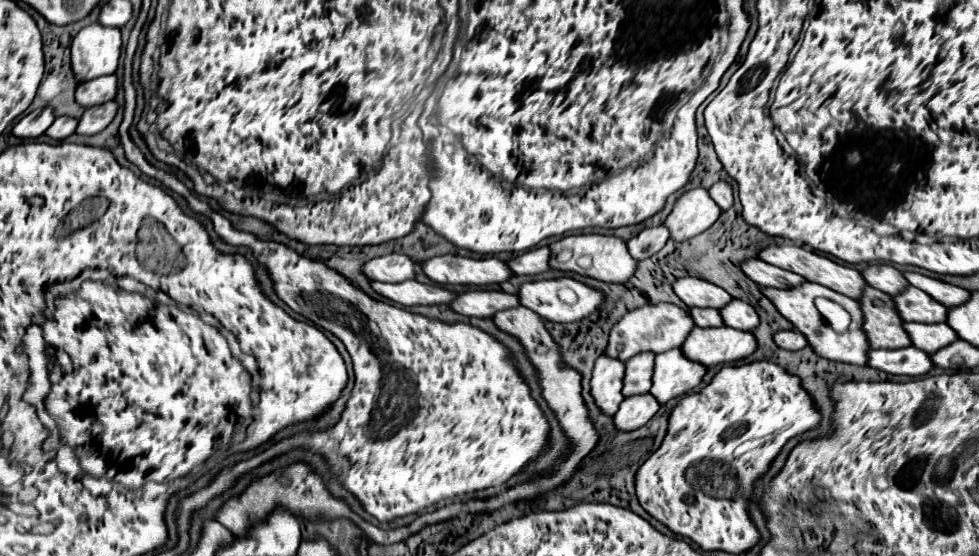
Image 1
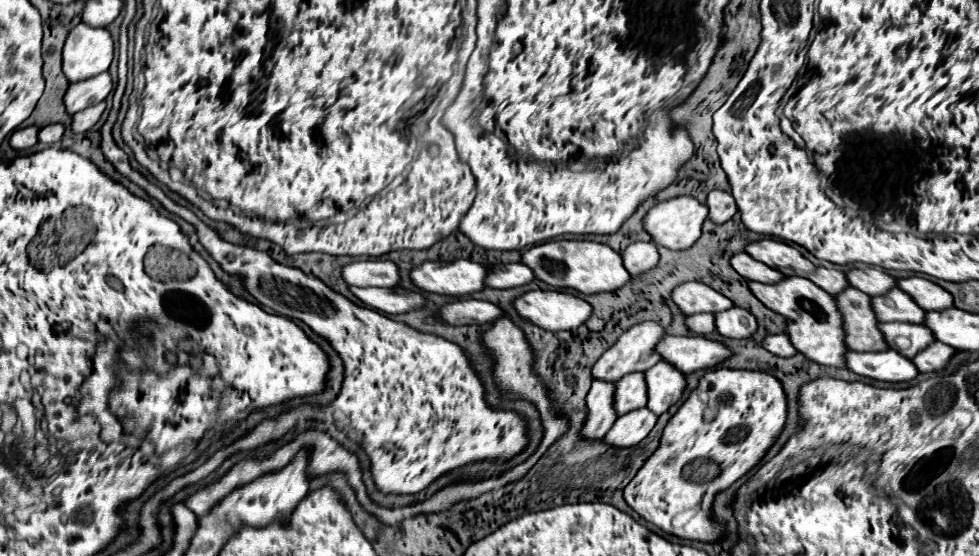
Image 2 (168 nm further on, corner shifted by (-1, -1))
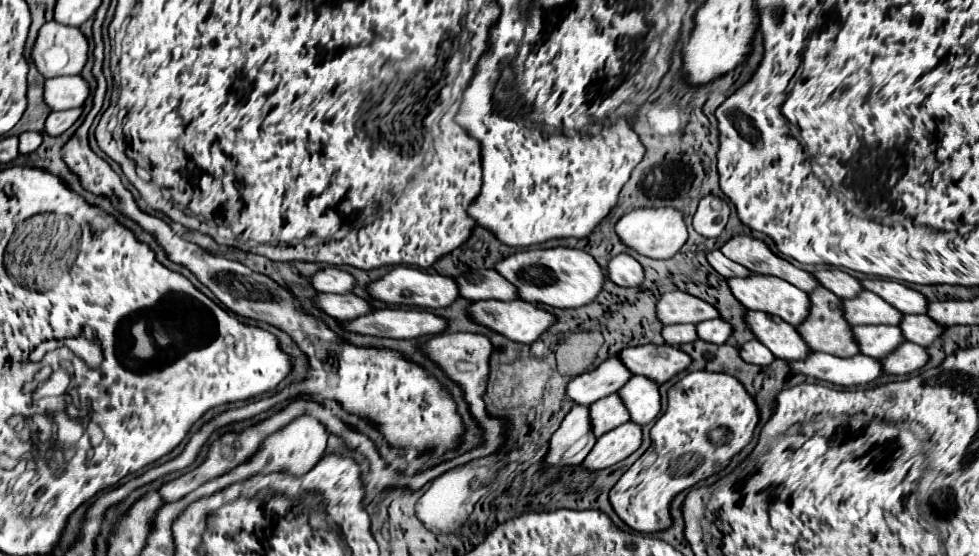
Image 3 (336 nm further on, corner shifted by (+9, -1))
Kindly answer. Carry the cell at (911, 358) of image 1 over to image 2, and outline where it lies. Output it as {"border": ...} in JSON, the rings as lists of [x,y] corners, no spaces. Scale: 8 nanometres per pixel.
{"border":[[[886,349],[880,353],[852,353],[852,351],[848,351],[844,355],[844,363],[846,363],[846,369],[850,369],[856,375],[870,377],[876,381],[886,381],[886,383],[912,381],[918,375],[912,361],[892,349]]]}

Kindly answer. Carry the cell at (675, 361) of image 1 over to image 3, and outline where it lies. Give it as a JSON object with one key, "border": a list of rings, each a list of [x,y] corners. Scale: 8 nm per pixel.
{"border":[[[632,375],[620,389],[620,397],[630,411],[630,419],[638,425],[650,423],[660,413],[660,385],[642,375]]]}

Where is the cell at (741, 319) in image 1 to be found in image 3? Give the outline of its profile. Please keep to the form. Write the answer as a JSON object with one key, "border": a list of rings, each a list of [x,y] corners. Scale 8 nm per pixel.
{"border":[[[720,317],[714,319],[714,321],[702,321],[696,325],[698,329],[698,337],[702,341],[708,341],[708,343],[716,343],[716,345],[722,345],[730,339],[730,323],[728,321],[722,321]]]}

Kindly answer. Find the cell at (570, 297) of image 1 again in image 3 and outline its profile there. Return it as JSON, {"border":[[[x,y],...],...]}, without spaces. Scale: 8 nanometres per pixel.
{"border":[[[522,299],[476,301],[470,305],[468,311],[474,317],[474,321],[518,343],[536,341],[548,327],[552,327],[558,321],[550,311]]]}

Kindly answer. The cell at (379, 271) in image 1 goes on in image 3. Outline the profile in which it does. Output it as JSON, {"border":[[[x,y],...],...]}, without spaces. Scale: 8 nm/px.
{"border":[[[326,267],[318,271],[310,281],[318,293],[346,293],[356,287],[356,279],[338,267]]]}

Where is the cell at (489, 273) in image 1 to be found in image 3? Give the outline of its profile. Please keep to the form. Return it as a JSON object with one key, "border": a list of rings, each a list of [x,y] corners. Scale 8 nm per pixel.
{"border":[[[398,265],[390,273],[386,273],[382,279],[374,281],[368,285],[368,291],[374,299],[386,301],[386,303],[396,303],[396,305],[412,305],[412,307],[422,307],[422,309],[440,309],[448,307],[460,297],[458,283],[454,277],[440,275],[440,273],[428,273],[418,267],[408,267],[408,265]]]}

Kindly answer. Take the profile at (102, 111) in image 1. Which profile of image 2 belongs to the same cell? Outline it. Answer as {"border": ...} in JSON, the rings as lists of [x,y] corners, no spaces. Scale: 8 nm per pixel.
{"border":[[[98,103],[98,105],[92,105],[92,107],[88,107],[88,109],[82,109],[82,111],[74,113],[74,115],[72,115],[72,125],[70,125],[70,129],[72,129],[74,133],[84,133],[84,131],[88,131],[88,129],[100,119],[100,115],[102,115],[104,109],[106,109],[106,103]]]}

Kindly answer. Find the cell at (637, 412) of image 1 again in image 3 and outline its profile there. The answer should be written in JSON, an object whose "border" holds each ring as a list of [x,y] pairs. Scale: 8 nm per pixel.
{"border":[[[632,421],[622,423],[618,429],[612,429],[610,433],[604,433],[588,457],[584,459],[586,469],[604,469],[610,467],[622,459],[626,459],[630,453],[634,453],[642,443],[642,427],[632,425]]]}

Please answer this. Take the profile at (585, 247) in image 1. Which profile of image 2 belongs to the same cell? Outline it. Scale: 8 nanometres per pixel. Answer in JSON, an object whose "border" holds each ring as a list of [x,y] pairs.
{"border":[[[550,241],[544,245],[534,245],[522,255],[522,263],[532,269],[536,279],[552,287],[572,289],[584,295],[616,291],[630,279],[628,271],[622,265],[620,253],[616,253],[608,245],[594,241]]]}

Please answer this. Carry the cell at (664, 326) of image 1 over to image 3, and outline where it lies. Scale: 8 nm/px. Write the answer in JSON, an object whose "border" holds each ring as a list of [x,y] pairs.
{"border":[[[610,355],[592,371],[574,377],[568,385],[568,397],[578,405],[590,407],[600,397],[618,391],[630,377],[632,373],[622,365],[620,355]]]}

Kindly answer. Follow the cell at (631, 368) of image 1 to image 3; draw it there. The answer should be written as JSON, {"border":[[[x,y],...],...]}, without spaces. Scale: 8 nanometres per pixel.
{"border":[[[610,393],[610,397],[602,397],[602,401],[596,401],[590,407],[590,423],[596,437],[608,433],[610,429],[622,425],[622,421],[628,419],[630,413],[626,413],[626,405],[618,401],[618,393]]]}

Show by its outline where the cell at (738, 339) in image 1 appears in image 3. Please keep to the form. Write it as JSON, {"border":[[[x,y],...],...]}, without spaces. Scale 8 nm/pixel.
{"border":[[[636,345],[626,347],[622,353],[622,363],[636,375],[646,375],[656,383],[666,383],[670,377],[678,375],[690,365],[690,357],[682,349],[672,345]]]}

